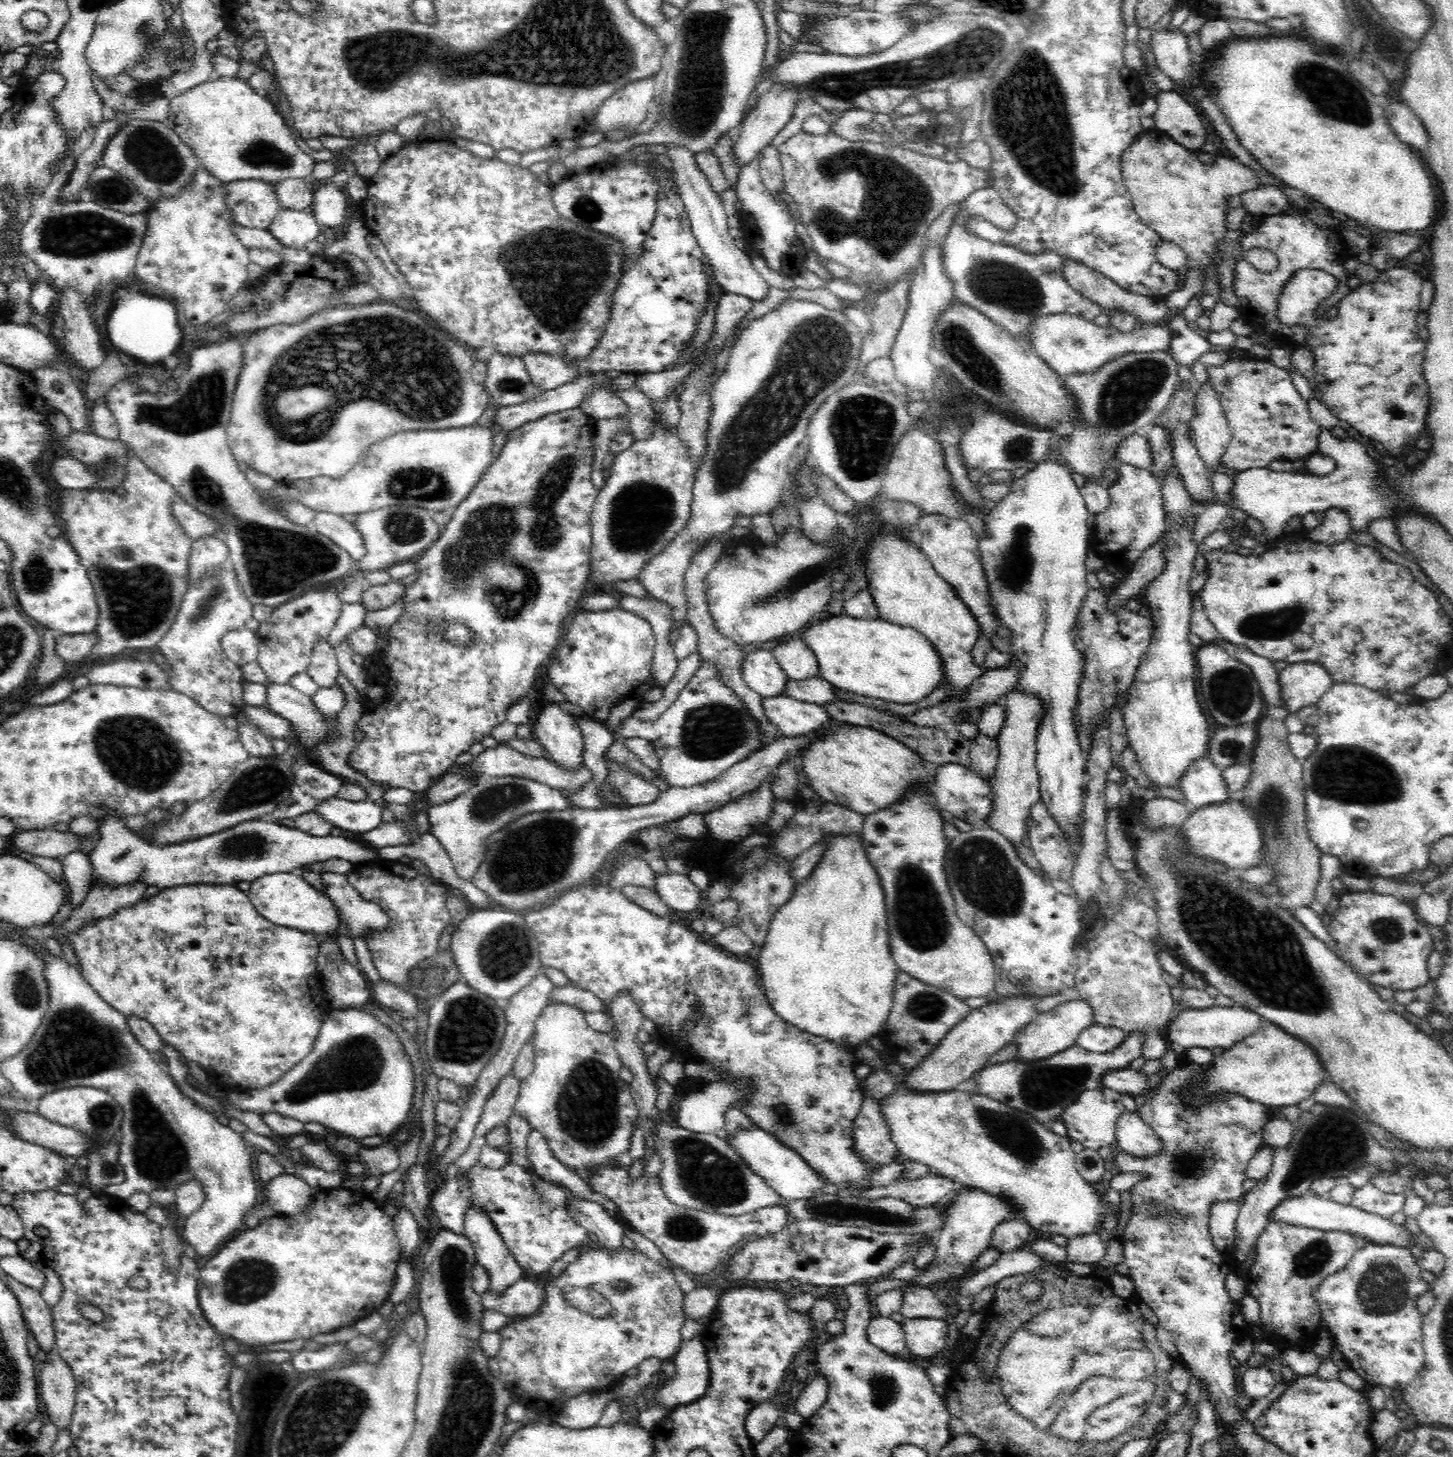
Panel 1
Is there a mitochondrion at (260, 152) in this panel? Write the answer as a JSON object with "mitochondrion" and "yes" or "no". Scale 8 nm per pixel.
{"mitochondrion":"yes"}

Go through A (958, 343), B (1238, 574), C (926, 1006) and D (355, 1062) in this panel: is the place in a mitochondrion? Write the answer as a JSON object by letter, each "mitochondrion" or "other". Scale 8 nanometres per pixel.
{"A":"mitochondrion","B":"other","C":"mitochondrion","D":"mitochondrion"}

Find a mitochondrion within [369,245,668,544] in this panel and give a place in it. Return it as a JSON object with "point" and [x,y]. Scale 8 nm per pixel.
{"point":[414,484]}

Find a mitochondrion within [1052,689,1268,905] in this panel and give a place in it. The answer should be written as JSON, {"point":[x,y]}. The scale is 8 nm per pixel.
{"point":[1229,748]}

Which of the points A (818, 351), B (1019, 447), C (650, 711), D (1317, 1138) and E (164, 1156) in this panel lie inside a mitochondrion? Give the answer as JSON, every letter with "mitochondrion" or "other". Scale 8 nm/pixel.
{"A":"mitochondrion","B":"mitochondrion","C":"other","D":"mitochondrion","E":"mitochondrion"}

